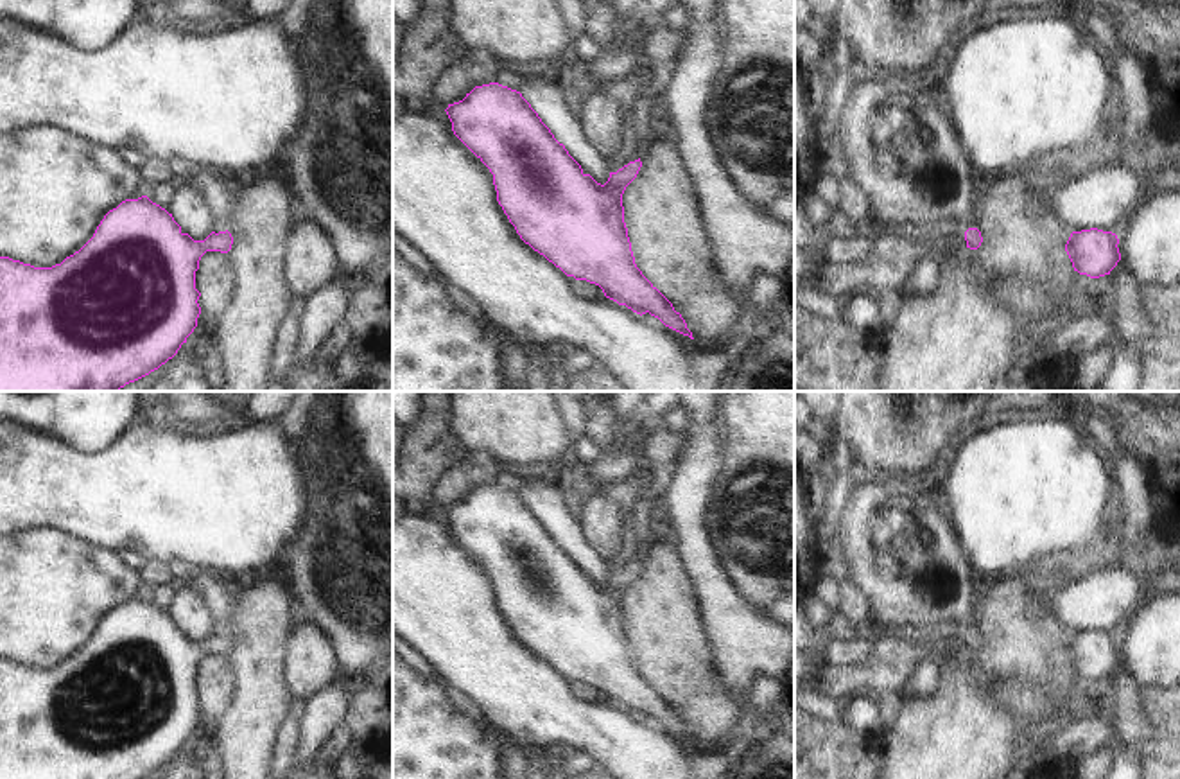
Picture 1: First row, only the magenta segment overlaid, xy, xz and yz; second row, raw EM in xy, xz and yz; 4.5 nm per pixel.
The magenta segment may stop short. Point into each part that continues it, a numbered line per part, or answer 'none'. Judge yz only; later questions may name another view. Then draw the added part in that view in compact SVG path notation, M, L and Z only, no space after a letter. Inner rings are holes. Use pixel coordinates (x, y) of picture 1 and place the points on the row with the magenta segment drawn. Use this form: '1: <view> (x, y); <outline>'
1: yz (933, 230); M906 223L897 228L897 232L909 241L938 241L950 239L952 235L965 233L970 226L963 223L929 223L913 224Z

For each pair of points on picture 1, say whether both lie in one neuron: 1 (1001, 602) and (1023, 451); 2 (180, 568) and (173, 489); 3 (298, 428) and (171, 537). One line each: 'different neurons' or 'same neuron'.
1: different neurons
2: different neurons
3: different neurons

